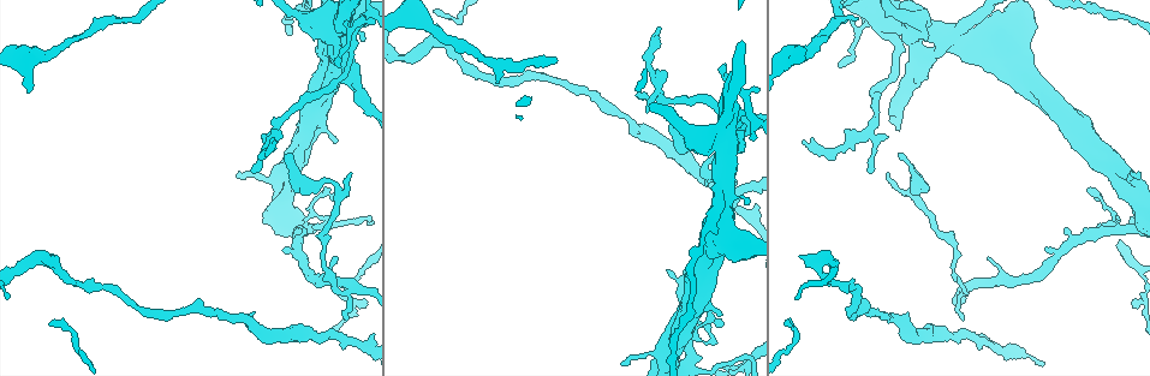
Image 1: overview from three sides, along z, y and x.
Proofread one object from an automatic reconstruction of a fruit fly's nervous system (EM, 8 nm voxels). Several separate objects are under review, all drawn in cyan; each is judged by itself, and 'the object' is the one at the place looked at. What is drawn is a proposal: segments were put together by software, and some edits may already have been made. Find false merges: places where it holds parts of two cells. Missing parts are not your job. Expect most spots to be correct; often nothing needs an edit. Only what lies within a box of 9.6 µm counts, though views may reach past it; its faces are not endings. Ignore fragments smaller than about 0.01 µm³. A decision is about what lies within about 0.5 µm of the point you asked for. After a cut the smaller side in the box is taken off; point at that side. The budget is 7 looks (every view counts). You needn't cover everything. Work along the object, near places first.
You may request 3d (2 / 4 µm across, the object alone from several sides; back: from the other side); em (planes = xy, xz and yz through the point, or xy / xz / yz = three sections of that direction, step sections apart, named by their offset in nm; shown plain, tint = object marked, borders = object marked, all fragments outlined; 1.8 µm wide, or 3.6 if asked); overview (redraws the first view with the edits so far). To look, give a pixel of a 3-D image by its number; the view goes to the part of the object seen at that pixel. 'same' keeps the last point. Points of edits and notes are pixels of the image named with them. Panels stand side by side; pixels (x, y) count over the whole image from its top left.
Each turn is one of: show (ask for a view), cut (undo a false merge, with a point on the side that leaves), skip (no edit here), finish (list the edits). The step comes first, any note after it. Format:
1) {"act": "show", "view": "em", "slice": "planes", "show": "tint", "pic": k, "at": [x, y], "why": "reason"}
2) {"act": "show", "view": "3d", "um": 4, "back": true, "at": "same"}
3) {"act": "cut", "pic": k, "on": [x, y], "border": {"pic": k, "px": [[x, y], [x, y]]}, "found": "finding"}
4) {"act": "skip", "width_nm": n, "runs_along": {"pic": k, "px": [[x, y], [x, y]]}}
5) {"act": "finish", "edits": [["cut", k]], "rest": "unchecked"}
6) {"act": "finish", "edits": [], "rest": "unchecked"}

{"act": "show", "view": "3d", "um": 4, "pic": 1, "at": [980, 38], "why": "abrupt turn"}

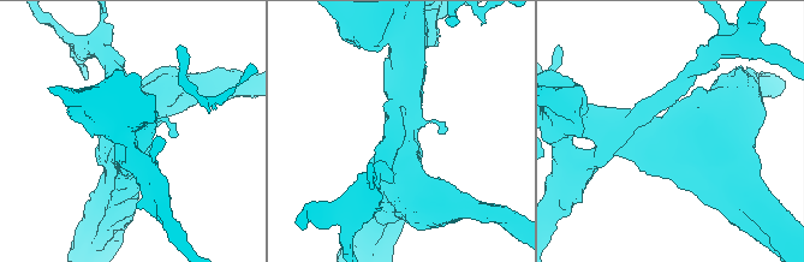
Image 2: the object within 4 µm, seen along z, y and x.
{"act": "show", "view": "em", "um": 3.6, "slice": "planes", "show": "tint", "pic": 2, "at": [673, 138], "why": "need the tissue"}

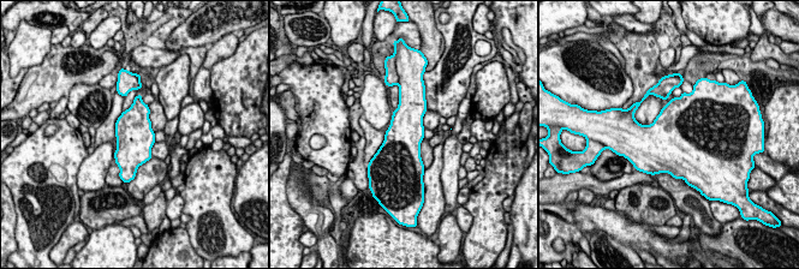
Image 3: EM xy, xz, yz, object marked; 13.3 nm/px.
{"act": "cut", "pic": 3, "on": [409, 81], "border": {"pic": 3, "px": [[405, 94], [399, 100]]}, "found": "two cells meet here"}

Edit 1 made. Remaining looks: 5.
{"act": "show", "view": "overview", "why": "redraw"}

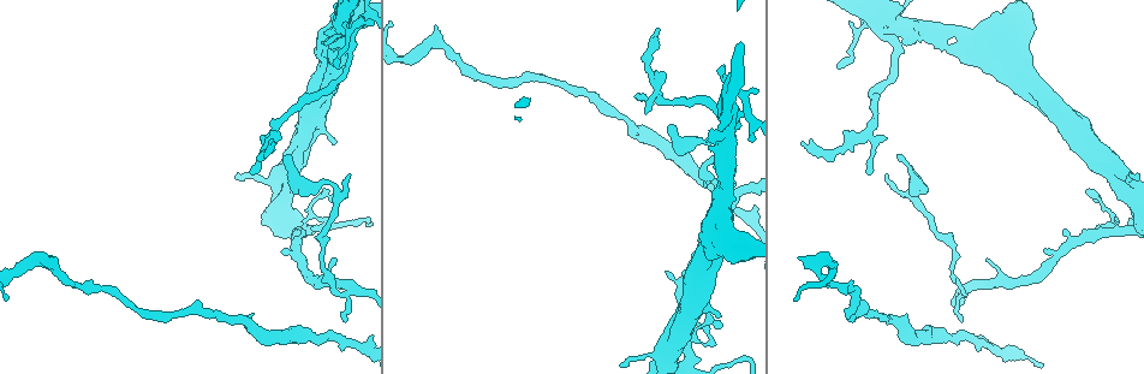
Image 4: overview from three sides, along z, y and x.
{"act": "show", "view": "em", "slice": "planes", "show": "plain", "pic": 4, "at": [726, 119], "why": "abrupt turn"}

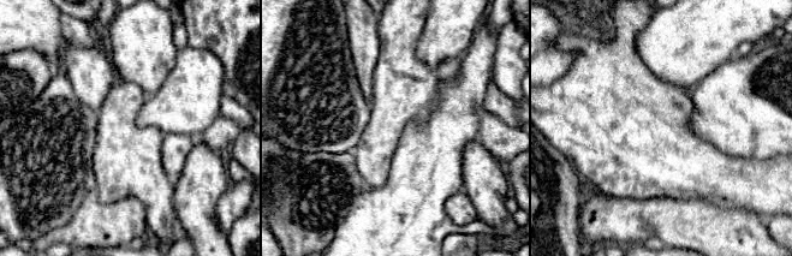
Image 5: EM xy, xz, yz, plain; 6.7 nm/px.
{"act": "show", "view": "em", "slice": "planes", "show": "tint", "at": "same", "why": "with the object marked"}

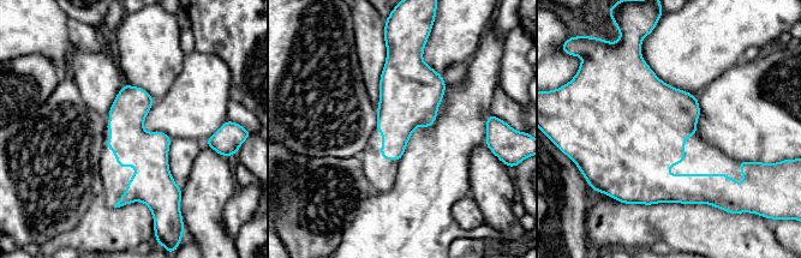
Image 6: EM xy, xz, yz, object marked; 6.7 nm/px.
{"act": "skip", "runs_along": {"pic": 6, "px": [[126, 88], [147, 200]]}, "found": "one cell here"}

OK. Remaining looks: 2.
{"act": "show", "view": "3d", "um": 2, "pic": 4, "at": [639, 137]}

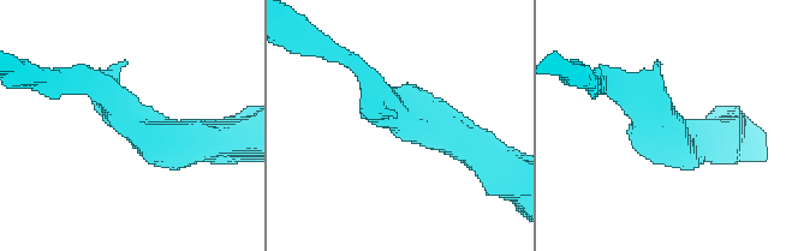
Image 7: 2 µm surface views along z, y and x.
{"act": "show", "view": "em", "slice": "planes", "show": "tint", "pic": 7, "at": [661, 113]}

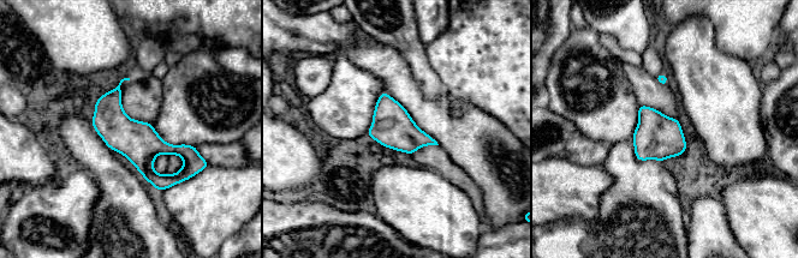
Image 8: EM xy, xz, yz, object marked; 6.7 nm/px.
{"act": "skip", "runs_along": {"pic": 8, "px": [[97, 104], [141, 144], [195, 158]]}, "found": "continuous, no second cell"}

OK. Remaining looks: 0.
{"act": "finish", "edits": [["cut", 3]], "rest": "unchecked"}

